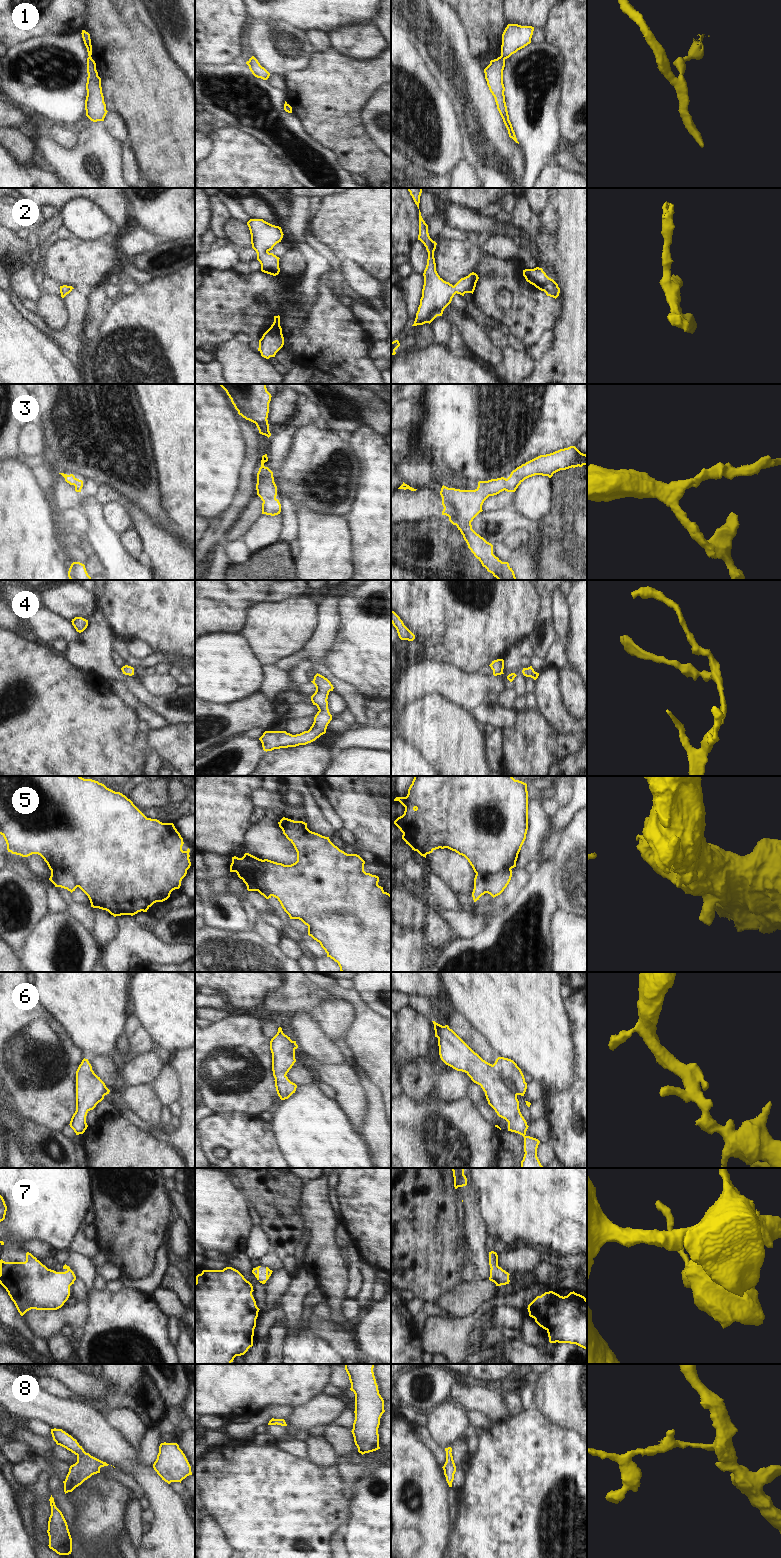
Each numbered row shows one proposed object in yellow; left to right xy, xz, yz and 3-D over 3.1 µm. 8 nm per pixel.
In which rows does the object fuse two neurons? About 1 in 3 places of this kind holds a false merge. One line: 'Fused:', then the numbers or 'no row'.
Fused: 1, 5

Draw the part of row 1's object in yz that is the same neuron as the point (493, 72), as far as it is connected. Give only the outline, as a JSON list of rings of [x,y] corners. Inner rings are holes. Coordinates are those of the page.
[[[500,56],[497,59],[491,60],[490,64],[484,69],[485,79],[490,92],[495,98],[497,109],[503,119],[503,122],[508,130],[509,137],[516,143],[517,141],[512,124],[509,120],[507,106],[505,102],[505,87],[503,84],[503,70],[505,67],[505,58]]]

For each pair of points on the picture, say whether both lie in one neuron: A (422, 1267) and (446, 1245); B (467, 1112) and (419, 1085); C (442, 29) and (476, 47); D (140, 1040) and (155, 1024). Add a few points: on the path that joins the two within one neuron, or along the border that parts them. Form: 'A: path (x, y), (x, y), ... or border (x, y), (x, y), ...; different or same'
A: path (428, 1261), (440, 1251); same
B: border (404, 1093), (417, 1100), (422, 1100), (427, 1095); different
C: border (460, 21), (468, 39), (469, 52), (478, 61); different
D: border (132, 1014), (155, 1044); different

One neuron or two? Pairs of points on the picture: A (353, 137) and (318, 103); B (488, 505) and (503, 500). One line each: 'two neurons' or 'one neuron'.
A: one neuron
B: one neuron

